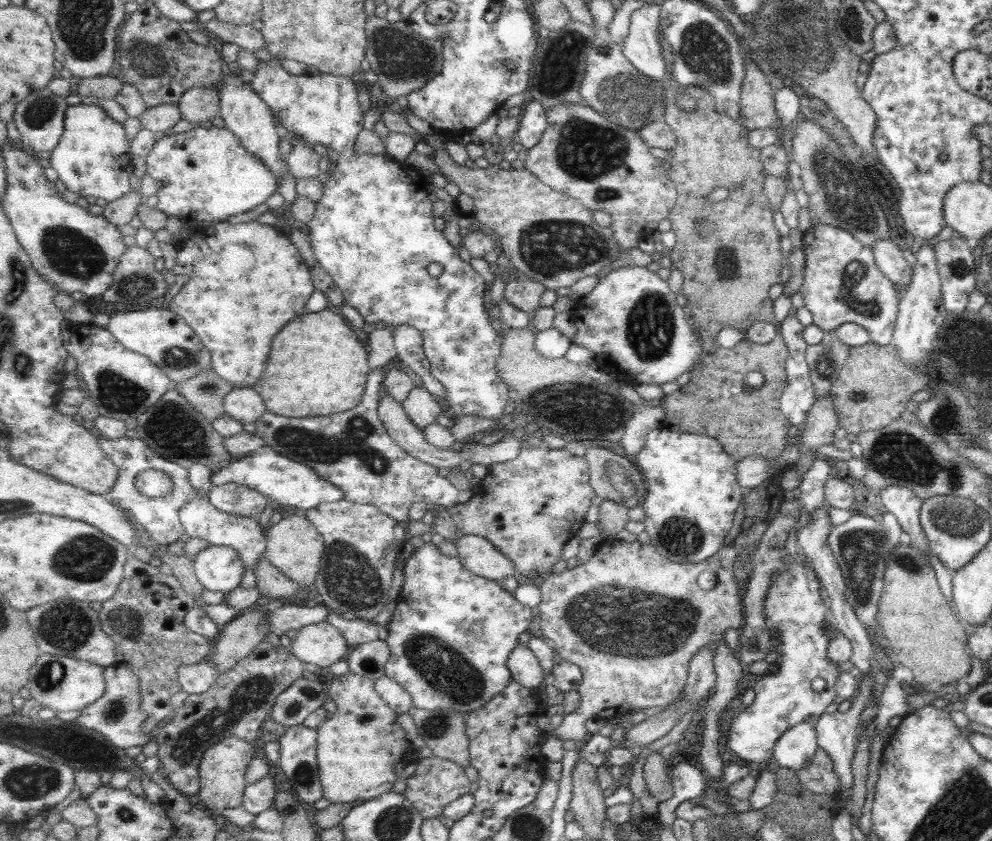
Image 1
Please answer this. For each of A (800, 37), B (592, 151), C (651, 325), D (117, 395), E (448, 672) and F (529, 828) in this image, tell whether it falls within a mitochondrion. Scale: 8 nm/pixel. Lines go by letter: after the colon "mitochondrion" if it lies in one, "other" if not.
A: mitochondrion
B: mitochondrion
C: mitochondrion
D: mitochondrion
E: mitochondrion
F: mitochondrion

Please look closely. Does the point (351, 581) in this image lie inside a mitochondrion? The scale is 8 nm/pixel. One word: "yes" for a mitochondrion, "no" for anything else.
yes

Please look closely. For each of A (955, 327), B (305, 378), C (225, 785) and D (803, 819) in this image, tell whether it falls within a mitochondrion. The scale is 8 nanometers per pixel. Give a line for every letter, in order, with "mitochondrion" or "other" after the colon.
A: other
B: other
C: other
D: mitochondrion

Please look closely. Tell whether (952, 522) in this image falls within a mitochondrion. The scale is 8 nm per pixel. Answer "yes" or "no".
yes

